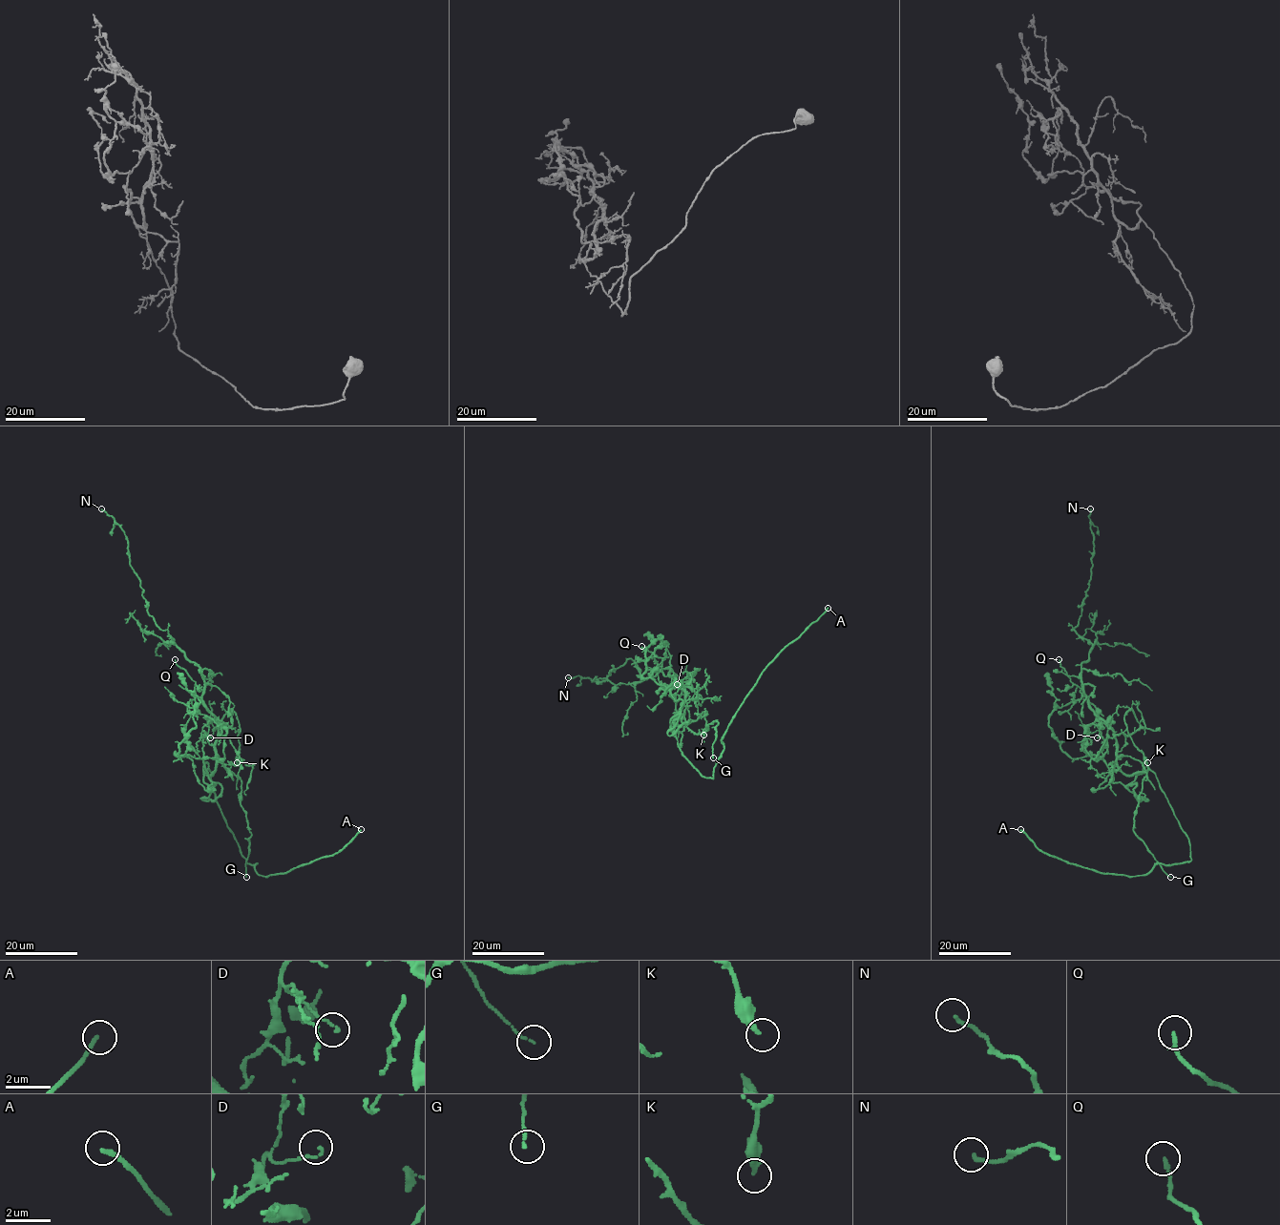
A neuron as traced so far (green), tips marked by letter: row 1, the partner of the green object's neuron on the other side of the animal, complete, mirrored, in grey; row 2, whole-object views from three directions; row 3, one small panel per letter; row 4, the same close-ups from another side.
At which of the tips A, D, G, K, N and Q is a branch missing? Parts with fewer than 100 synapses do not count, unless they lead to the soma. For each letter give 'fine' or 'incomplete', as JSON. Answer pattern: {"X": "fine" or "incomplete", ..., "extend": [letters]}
{"A": "incomplete", "D": "fine", "G": "fine", "K": "fine", "N": "fine", "Q": "fine", "extend": ["A"]}

